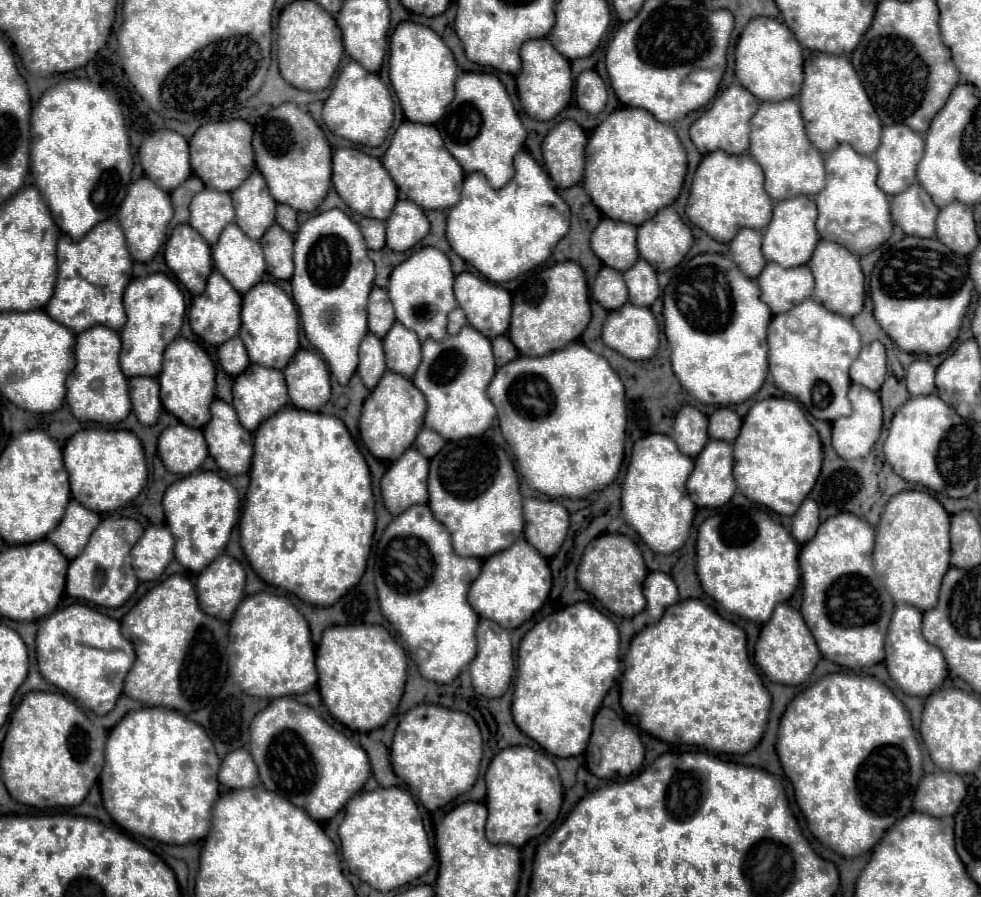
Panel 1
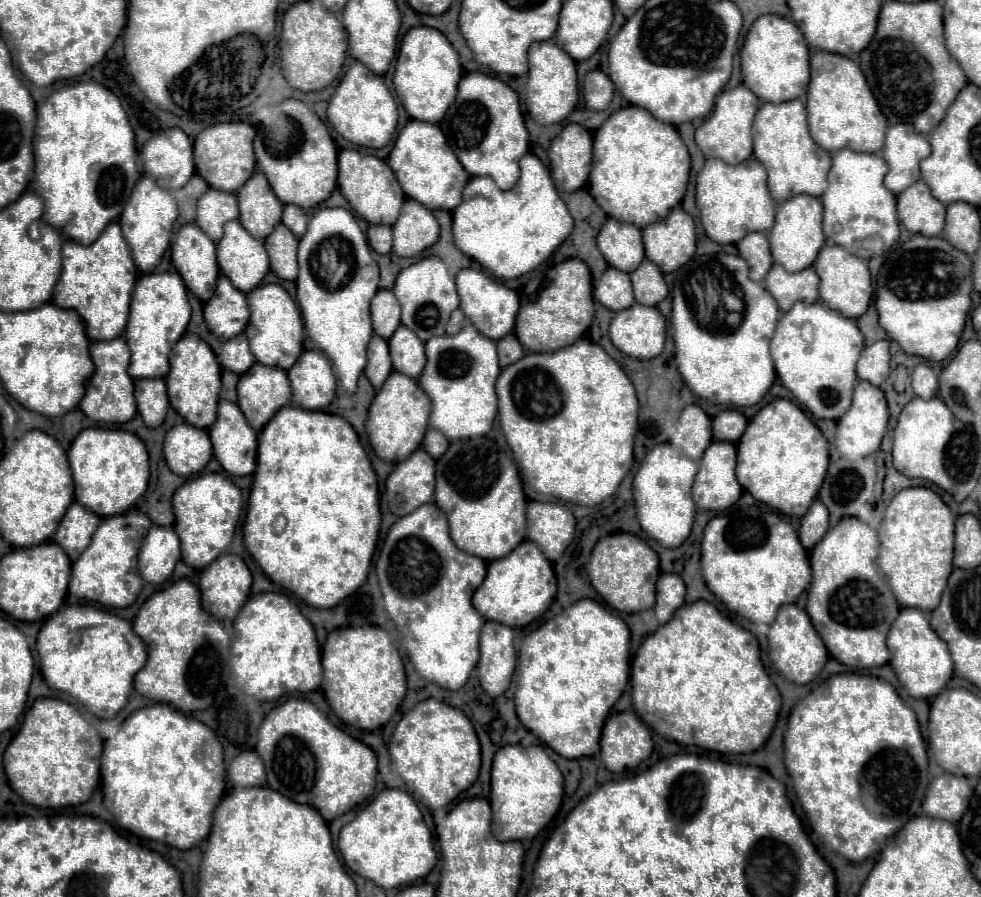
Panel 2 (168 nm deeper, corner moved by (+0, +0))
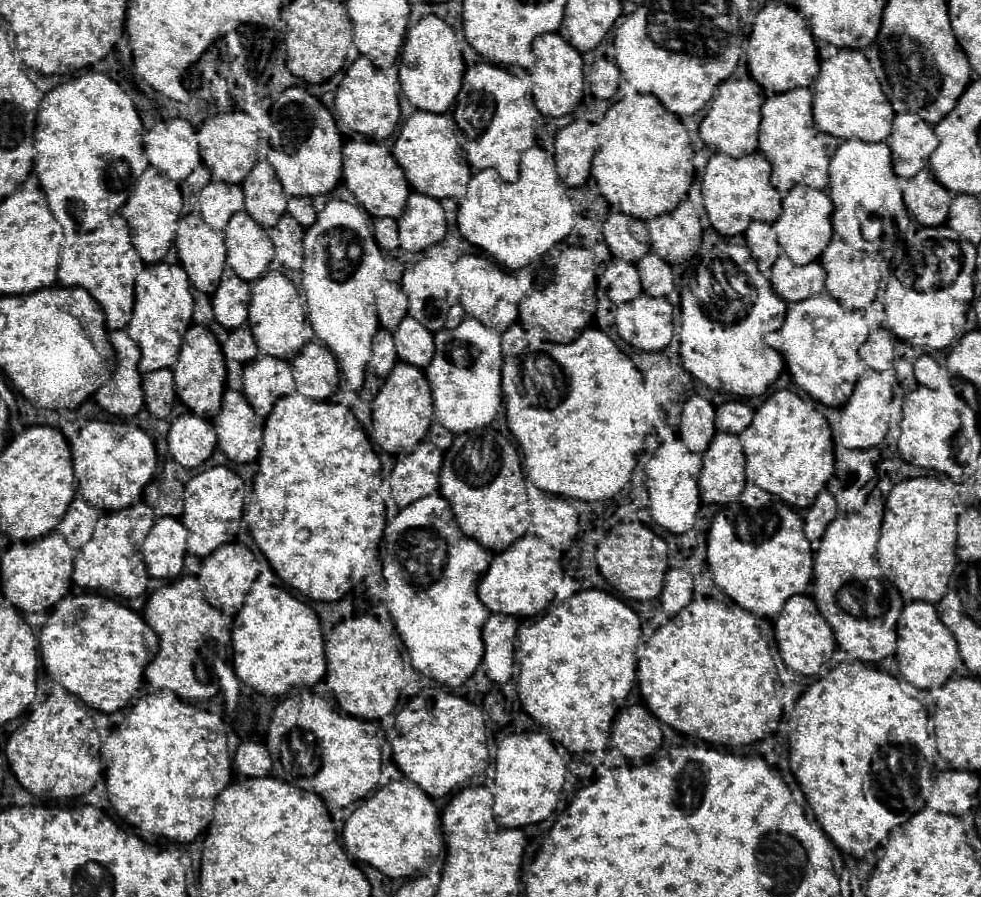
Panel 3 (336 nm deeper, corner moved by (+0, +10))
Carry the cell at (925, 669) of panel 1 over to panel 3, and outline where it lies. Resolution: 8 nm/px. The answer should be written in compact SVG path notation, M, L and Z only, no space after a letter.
M907 601L897 619L897 655L903 677L919 689L941 687L957 665L957 641L945 625L939 623L935 605L927 601Z

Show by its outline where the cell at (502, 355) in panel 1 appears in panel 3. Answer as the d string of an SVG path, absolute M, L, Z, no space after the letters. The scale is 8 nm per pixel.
M513 323L509 329L505 329L505 333L501 333L501 351L505 357L513 357L527 345L529 345L529 335L517 323Z

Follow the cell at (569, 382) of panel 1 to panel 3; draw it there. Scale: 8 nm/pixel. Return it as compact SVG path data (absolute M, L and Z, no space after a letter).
M587 327L581 331L577 341L571 341L569 345L557 345L557 343L547 341L547 343L541 343L539 347L527 347L521 355L517 355L505 363L501 379L503 379L503 397L507 403L507 429L519 441L523 455L525 455L527 475L531 477L531 481L537 489L541 489L543 493L557 493L557 495L573 497L573 499L581 501L599 501L613 497L629 483L630 474L637 464L637 451L639 451L639 445L645 435L645 381L643 381L639 369L631 363L631 359L625 353L621 353L601 329Z

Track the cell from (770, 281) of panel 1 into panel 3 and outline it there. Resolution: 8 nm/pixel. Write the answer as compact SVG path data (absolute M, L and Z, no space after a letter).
M779 255L769 269L771 289L785 301L799 301L803 297L819 295L823 279L825 269L817 261L811 261L809 265L797 265Z

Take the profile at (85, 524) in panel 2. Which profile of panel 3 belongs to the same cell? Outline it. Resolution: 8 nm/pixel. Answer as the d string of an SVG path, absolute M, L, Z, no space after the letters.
M73 497L69 503L67 515L57 523L59 533L65 537L65 541L75 549L83 549L83 545L91 539L91 531L99 519L99 509L89 505L89 501L81 497Z

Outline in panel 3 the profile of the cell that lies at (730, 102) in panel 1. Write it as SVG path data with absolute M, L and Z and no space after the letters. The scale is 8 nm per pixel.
M727 79L717 87L717 97L711 111L699 123L699 137L713 149L729 155L741 157L749 153L757 143L759 127L759 107L763 103L763 89L753 79Z

